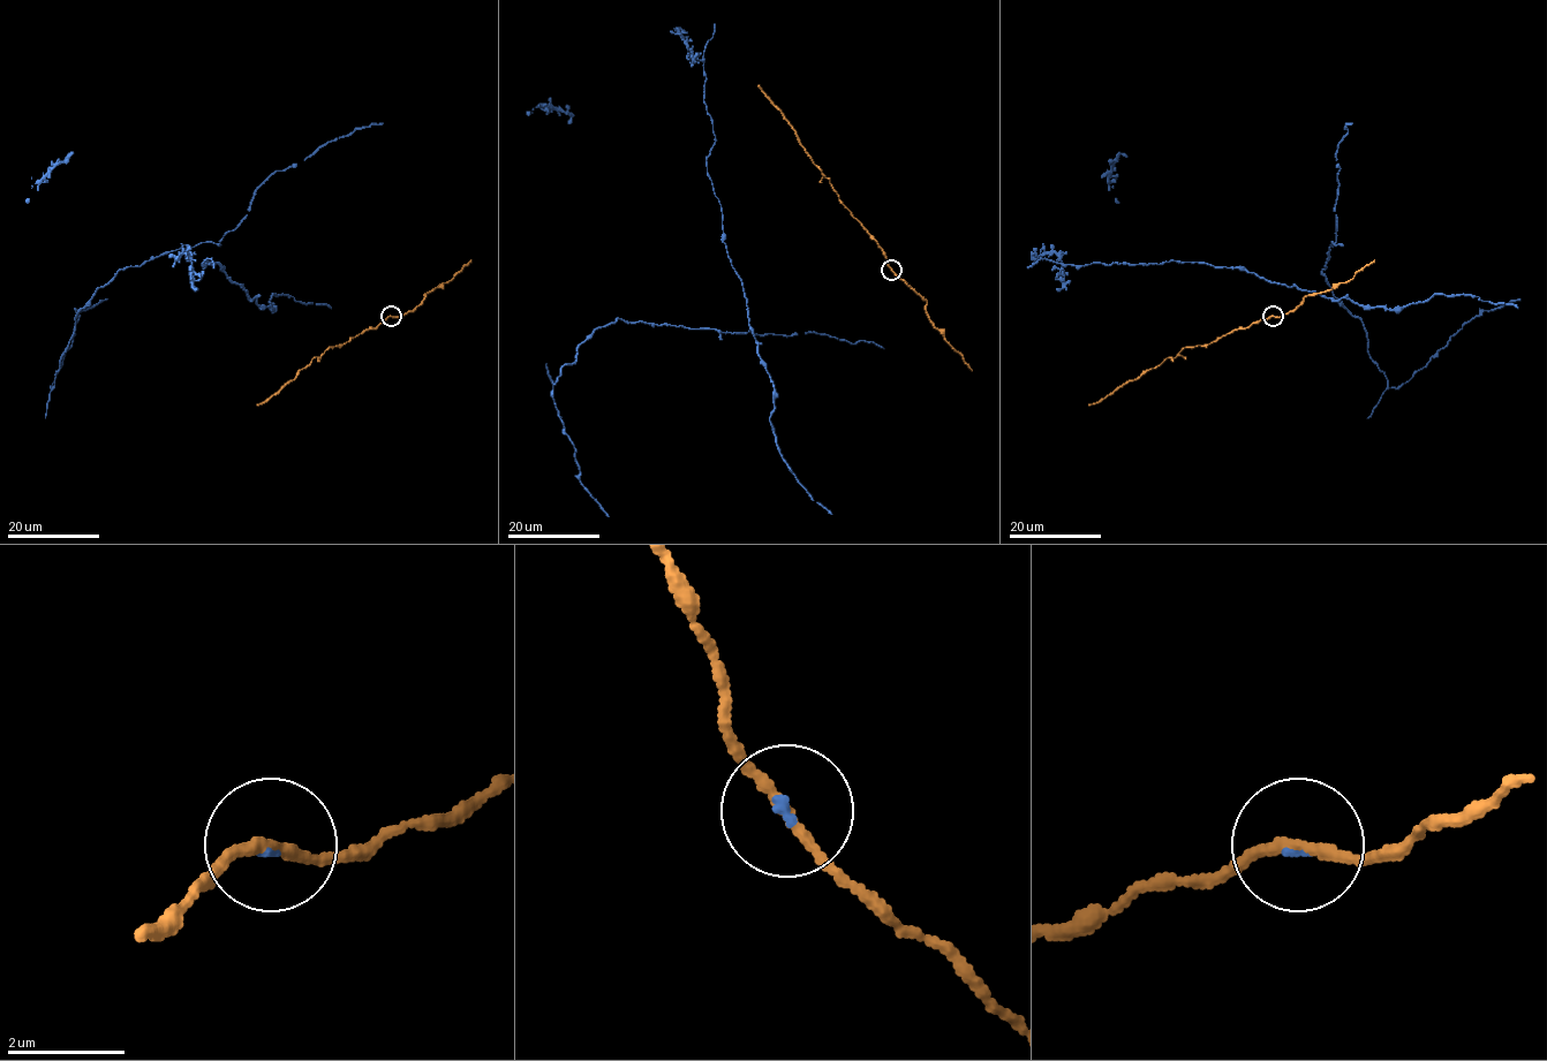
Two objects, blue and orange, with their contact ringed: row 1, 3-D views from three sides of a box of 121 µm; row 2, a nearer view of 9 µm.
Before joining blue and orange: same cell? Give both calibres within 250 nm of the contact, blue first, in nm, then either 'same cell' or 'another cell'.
90 nm thick on the blue side, 180 nm on the other; same cell

